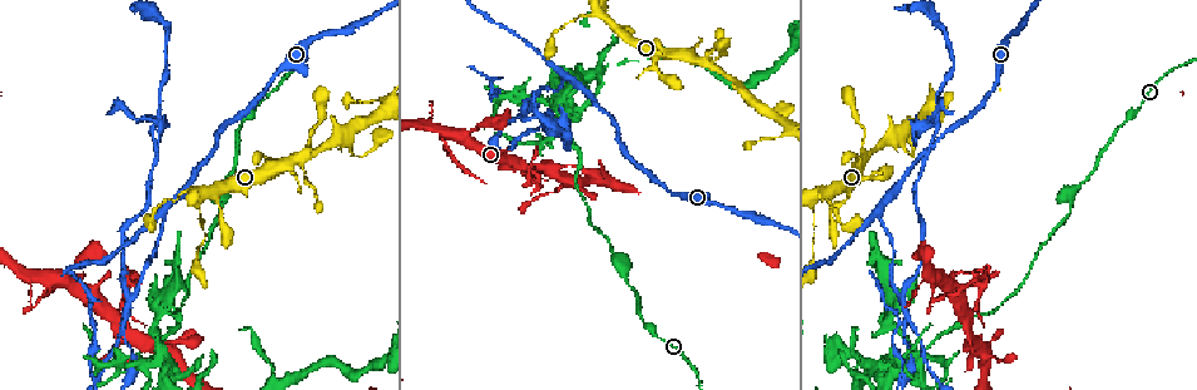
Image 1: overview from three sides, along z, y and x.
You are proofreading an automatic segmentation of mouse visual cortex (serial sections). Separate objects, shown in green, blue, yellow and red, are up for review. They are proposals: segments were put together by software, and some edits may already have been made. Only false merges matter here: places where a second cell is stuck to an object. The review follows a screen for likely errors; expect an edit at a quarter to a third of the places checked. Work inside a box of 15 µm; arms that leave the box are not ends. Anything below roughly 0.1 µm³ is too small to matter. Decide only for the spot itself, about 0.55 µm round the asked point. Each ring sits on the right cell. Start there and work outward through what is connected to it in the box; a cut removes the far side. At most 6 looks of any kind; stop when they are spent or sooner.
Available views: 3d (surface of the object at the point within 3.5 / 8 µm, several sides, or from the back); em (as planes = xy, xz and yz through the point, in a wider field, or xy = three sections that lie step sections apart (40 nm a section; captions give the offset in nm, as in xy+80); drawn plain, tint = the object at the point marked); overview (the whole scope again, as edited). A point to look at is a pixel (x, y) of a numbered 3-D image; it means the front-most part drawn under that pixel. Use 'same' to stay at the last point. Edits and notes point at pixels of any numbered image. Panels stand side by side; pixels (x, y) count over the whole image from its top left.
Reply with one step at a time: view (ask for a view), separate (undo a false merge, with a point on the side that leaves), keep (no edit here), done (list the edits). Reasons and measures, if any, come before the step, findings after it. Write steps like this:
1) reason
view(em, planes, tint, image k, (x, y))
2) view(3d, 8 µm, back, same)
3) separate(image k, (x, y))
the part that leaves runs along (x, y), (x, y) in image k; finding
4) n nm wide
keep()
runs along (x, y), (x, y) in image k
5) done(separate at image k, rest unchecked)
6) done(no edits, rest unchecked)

sharp bend
view(3d, 3.5 µm, image 1, (933, 297))

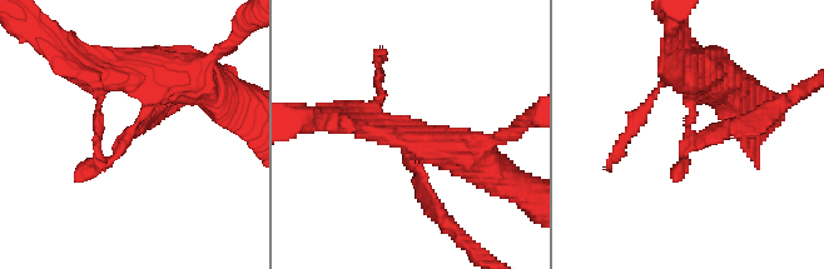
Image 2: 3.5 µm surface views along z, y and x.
view(em, planes, plain, image 2, (687, 130))

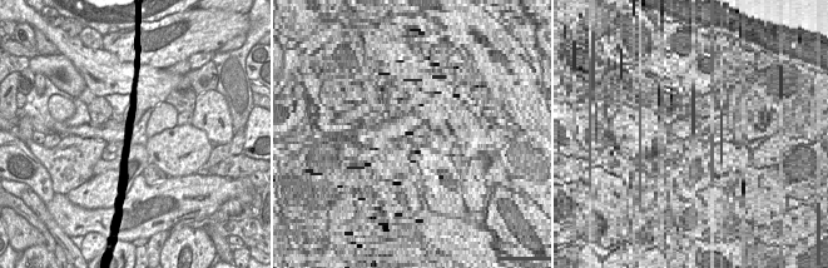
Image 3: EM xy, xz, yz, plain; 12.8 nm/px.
view(em, planes, tint, same)

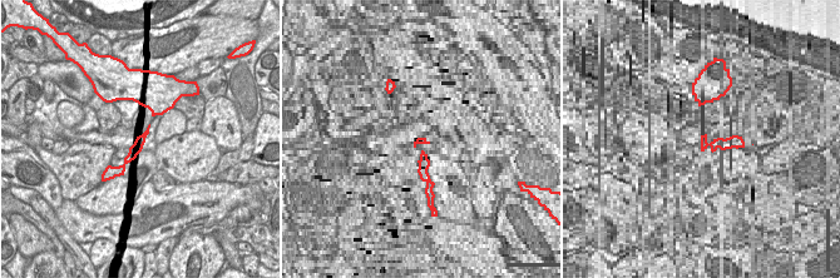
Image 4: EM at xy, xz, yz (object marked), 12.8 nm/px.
keep()
runs along (706, 78), (690, 94), (690, 135), (758, 116) in image 2; all the same cell

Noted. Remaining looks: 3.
arms part here
view(3d, 3.5 µm, image 1, (165, 211))

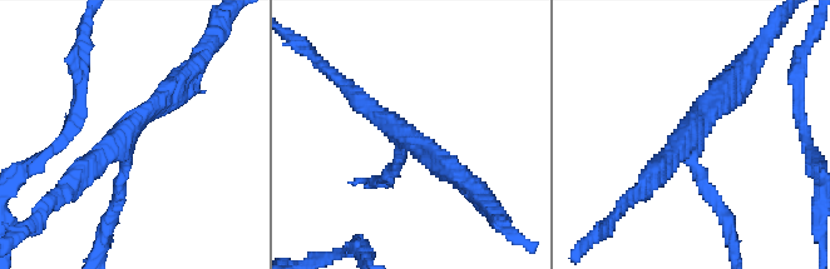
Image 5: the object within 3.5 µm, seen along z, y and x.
3 arms; arms of 200, 250, 250 nm
view(em, xy, step 2, plain, image 5, (124, 138))

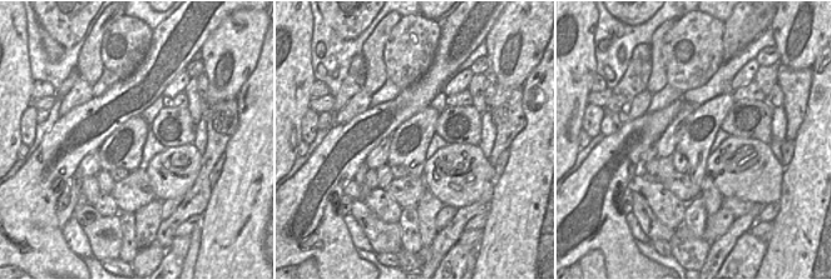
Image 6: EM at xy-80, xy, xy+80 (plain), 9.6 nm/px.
view(em, xy, step 2, tint, same)

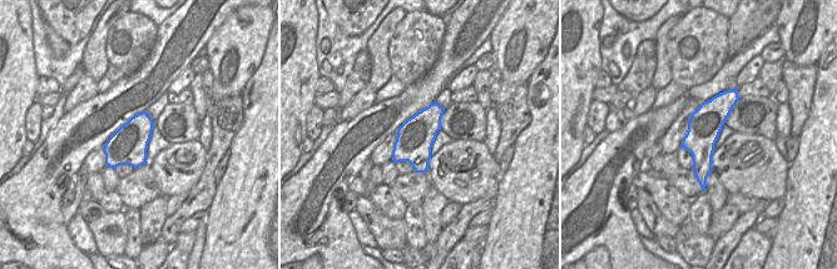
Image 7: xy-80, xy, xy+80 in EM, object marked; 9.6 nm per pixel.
keep()
all the same cell

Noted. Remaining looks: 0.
done(no edits, rest unchecked)

